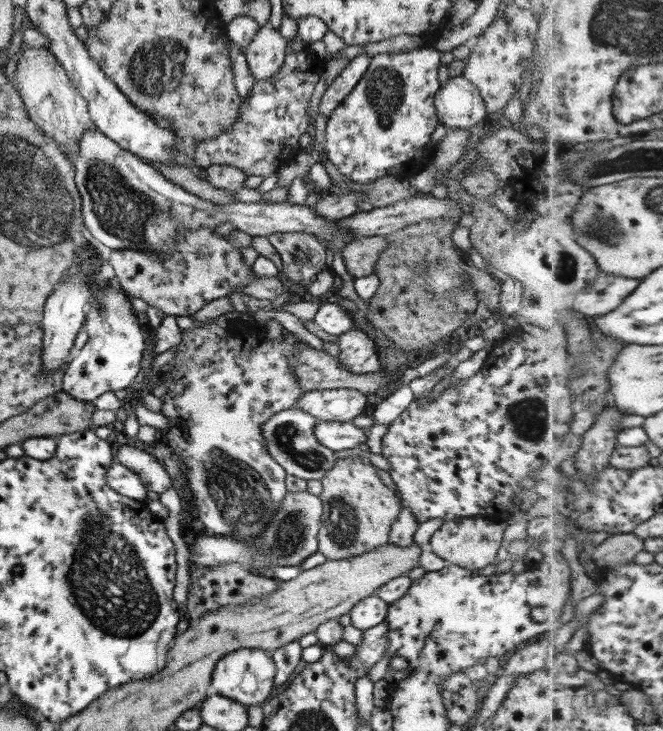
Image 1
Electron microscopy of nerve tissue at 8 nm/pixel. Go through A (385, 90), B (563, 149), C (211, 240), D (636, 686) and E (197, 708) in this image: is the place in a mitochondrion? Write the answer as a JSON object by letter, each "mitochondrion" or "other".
{"A":"mitochondrion","B":"other","C":"other","D":"other","E":"other"}

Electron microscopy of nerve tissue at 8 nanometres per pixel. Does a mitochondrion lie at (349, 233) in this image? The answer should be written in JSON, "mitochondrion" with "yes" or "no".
{"mitochondrion":"no"}

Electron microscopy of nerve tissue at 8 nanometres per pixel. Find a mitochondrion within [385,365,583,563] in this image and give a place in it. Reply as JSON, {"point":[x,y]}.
{"point":[529,419]}

